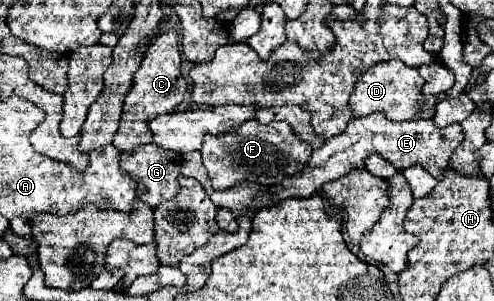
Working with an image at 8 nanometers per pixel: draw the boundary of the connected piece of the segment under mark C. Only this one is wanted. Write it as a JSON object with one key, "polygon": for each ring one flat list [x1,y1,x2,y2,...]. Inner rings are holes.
{"polygon":[[170,28,166,34,160,34,156,40,152,40,150,48,146,50,144,60,134,74,132,90,124,98,120,128,112,142,122,152,132,152,132,148,152,142,152,138,146,138,146,134,148,134,146,120,156,118,160,114,170,114,174,110,174,106,178,106,184,100,184,94,188,92,188,82,180,72,182,54,180,54,178,40,180,40,180,34,174,28]]}

